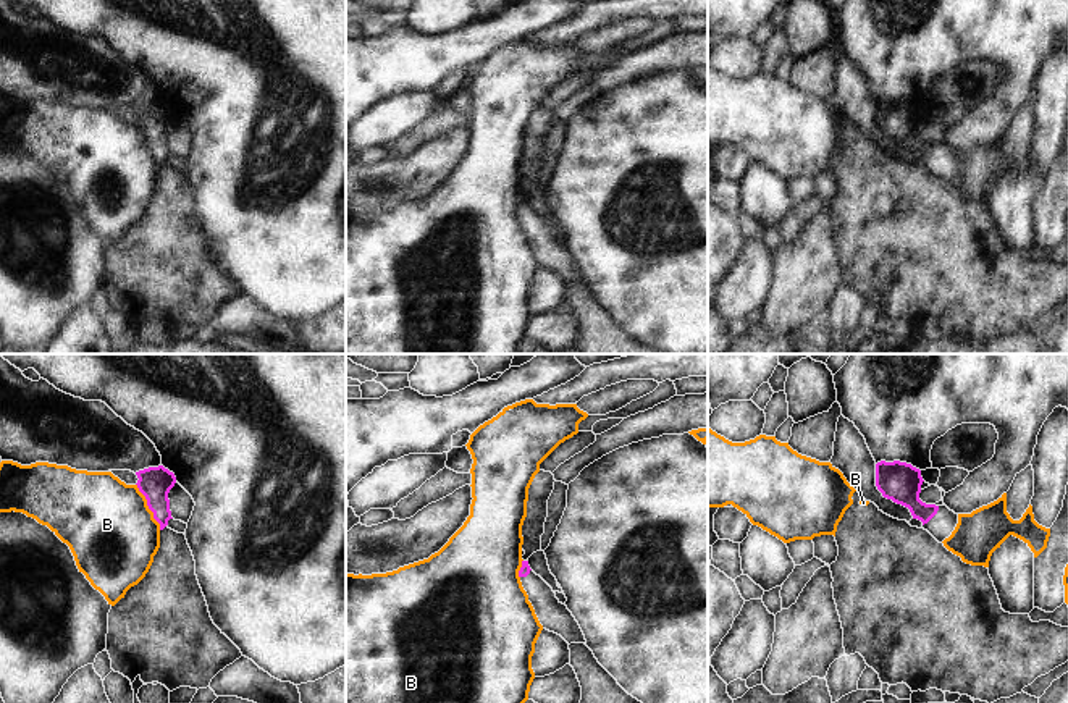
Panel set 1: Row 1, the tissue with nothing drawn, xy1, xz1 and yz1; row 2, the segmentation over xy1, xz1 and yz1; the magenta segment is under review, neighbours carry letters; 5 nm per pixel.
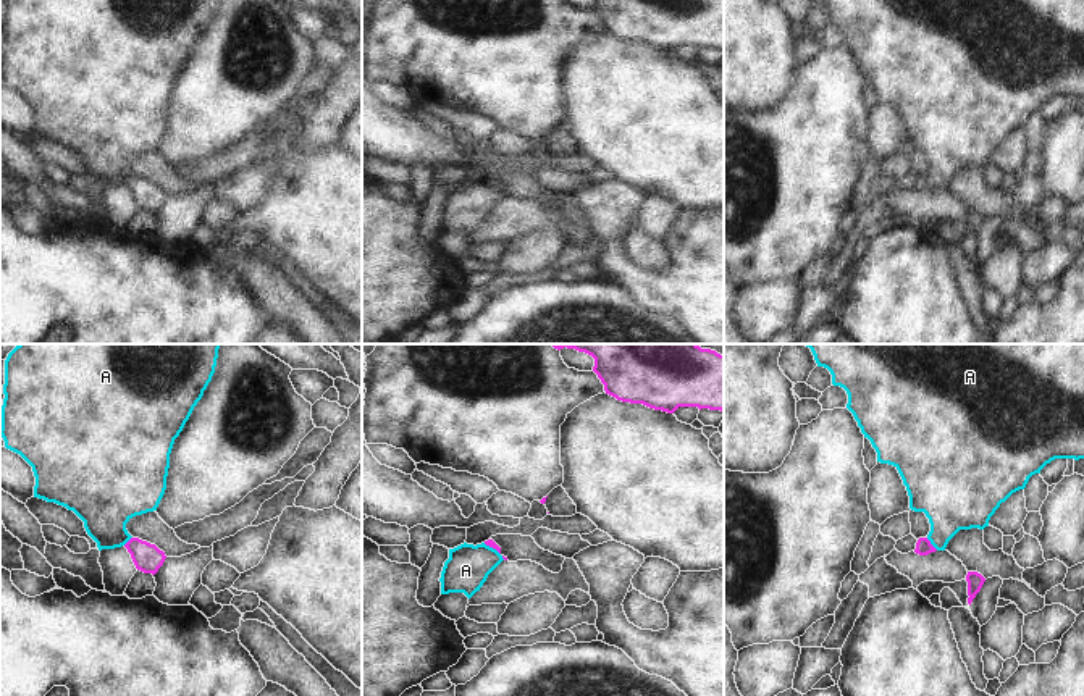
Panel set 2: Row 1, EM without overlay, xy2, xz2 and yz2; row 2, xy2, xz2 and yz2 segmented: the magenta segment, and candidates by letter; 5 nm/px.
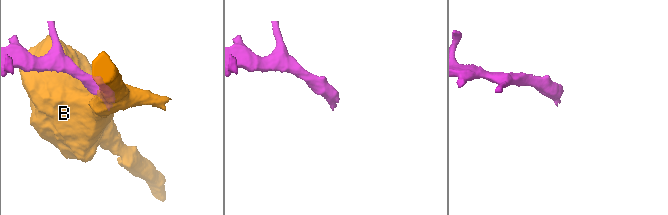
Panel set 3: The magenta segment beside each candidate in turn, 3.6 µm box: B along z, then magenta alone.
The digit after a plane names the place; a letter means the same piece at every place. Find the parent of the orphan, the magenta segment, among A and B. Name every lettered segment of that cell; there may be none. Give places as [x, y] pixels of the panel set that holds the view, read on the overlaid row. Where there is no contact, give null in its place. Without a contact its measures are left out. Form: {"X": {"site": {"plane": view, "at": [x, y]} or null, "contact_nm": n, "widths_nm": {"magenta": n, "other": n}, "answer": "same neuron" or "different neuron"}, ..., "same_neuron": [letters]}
{"A": {"site": {"plane": "yz2", "at": [931, 545]}, "contact_nm": 90, "widths_nm": {"magenta": 80, "other": 300}, "answer": "different neuron"}, "B": {"site": {"plane": "xy1", "at": [147, 505]}, "contact_nm": 260, "widths_nm": {"magenta": 160, "other": 440}, "answer": "different neuron"}, "same_neuron": []}

